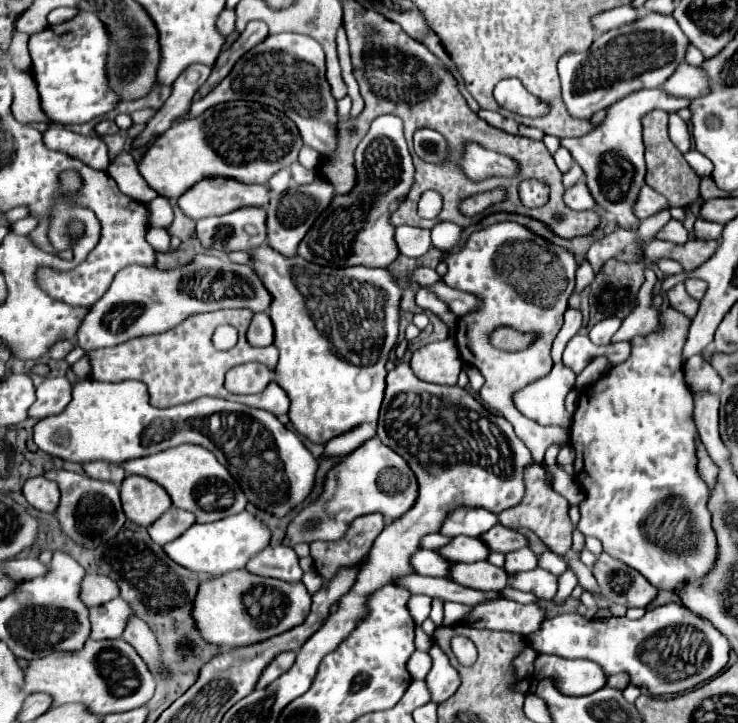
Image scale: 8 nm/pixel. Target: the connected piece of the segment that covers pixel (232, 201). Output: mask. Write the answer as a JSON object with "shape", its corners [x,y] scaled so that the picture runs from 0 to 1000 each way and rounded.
{"shape":[[[282,245],[282,248],[274,248],[271,253],[266,253],[260,261],[255,261],[249,270],[244,270],[238,281],[249,292],[249,297],[268,306],[274,300],[306,297],[325,286],[360,286],[363,275],[366,275],[366,261],[360,256],[333,256],[333,253],[317,250],[317,248]]]}

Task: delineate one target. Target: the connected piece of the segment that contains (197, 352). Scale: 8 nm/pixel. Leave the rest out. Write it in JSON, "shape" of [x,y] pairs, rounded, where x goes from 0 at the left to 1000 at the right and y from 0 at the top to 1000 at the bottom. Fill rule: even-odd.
{"shape":[[[301,427],[287,433],[271,433],[271,436],[255,438],[252,444],[247,444],[244,450],[222,461],[179,469],[157,480],[122,485],[125,521],[130,527],[171,527],[171,524],[192,527],[201,533],[203,557],[211,563],[233,563],[233,560],[257,557],[268,549],[285,546],[285,549],[301,549],[301,552],[322,555],[350,566],[360,566],[371,574],[385,574],[393,566],[393,552],[388,541],[374,530],[366,530],[350,546],[314,546],[304,538],[304,519],[312,508],[320,508],[336,499],[350,499],[350,502],[360,502],[363,510],[371,510],[377,502],[377,483],[371,477],[341,480],[333,472],[333,455],[341,438],[344,433],[336,427]],[[306,447],[322,455],[322,474],[309,485],[295,485],[287,474],[287,461],[295,450],[306,450]]]}

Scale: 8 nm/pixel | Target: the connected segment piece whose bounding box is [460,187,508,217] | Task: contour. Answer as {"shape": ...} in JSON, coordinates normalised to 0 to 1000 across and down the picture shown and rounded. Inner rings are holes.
{"shape":[[[675,259],[675,261],[629,275],[629,281],[623,281],[623,292],[629,292],[629,297],[634,297],[634,300],[642,300],[642,297],[661,292],[664,286],[669,286],[675,281],[683,281],[686,275],[688,275],[688,267],[683,264],[683,259]]]}

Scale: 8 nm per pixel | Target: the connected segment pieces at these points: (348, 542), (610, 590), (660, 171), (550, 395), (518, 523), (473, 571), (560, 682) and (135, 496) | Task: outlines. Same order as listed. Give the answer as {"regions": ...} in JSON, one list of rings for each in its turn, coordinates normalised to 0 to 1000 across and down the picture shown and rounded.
{"regions":[[[[501,710],[485,715],[461,748],[420,751],[420,770],[425,773],[425,787],[444,804],[455,798],[463,784],[485,781],[499,768],[507,746],[515,740],[518,732],[520,715],[515,710]]],[[[821,765],[810,770],[802,790],[818,828],[848,840],[875,840],[892,820],[892,815],[862,787]]],[[[881,154],[870,165],[870,189],[875,201],[875,253],[897,267],[911,286],[932,286],[949,272],[949,245],[938,237],[938,231],[930,225],[927,214],[908,198],[905,189],[905,156],[902,154]]],[[[756,502],[743,519],[726,524],[726,530],[699,541],[696,560],[710,577],[732,588],[759,588],[770,593],[775,577],[764,563],[764,552],[778,538],[778,530],[778,513]]],[[[724,640],[713,649],[713,687],[710,687],[710,693],[694,704],[680,707],[675,712],[675,718],[688,732],[710,730],[724,734],[737,748],[737,754],[751,765],[770,765],[775,757],[775,729],[778,729],[778,723],[772,721],[770,704],[772,704],[772,696],[759,682],[753,682],[748,676],[748,671],[740,663],[737,646]]],[[[661,776],[618,779],[612,784],[610,801],[650,817],[680,817],[688,809],[688,793],[680,784],[669,784]]],[[[729,906],[724,914],[724,936],[740,939],[748,936],[753,953],[762,961],[789,964],[799,961],[821,947],[824,934],[813,928],[813,920],[802,914],[772,914],[753,906]]],[[[173,657],[165,665],[163,690],[168,712],[190,729],[203,729],[222,707],[233,701],[233,690],[225,676],[190,657]]]]}

